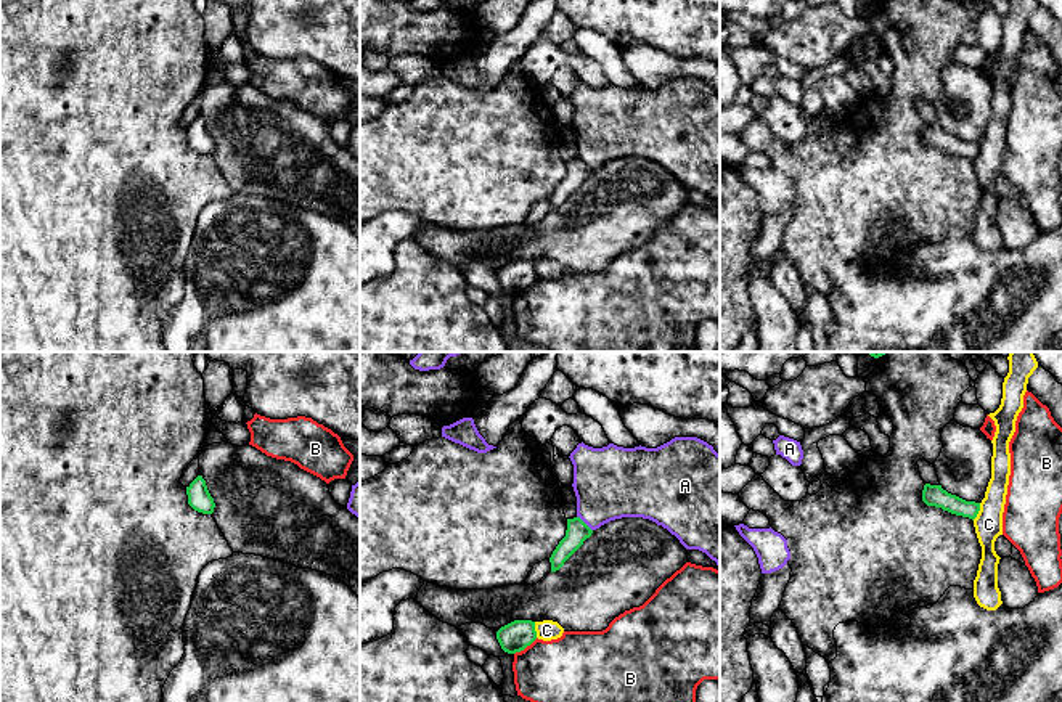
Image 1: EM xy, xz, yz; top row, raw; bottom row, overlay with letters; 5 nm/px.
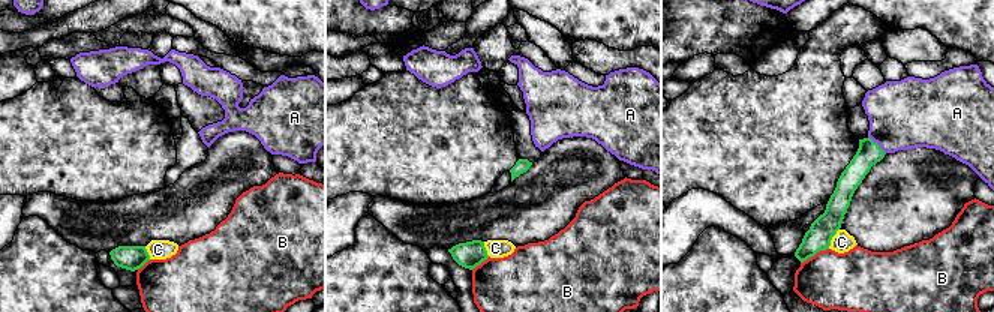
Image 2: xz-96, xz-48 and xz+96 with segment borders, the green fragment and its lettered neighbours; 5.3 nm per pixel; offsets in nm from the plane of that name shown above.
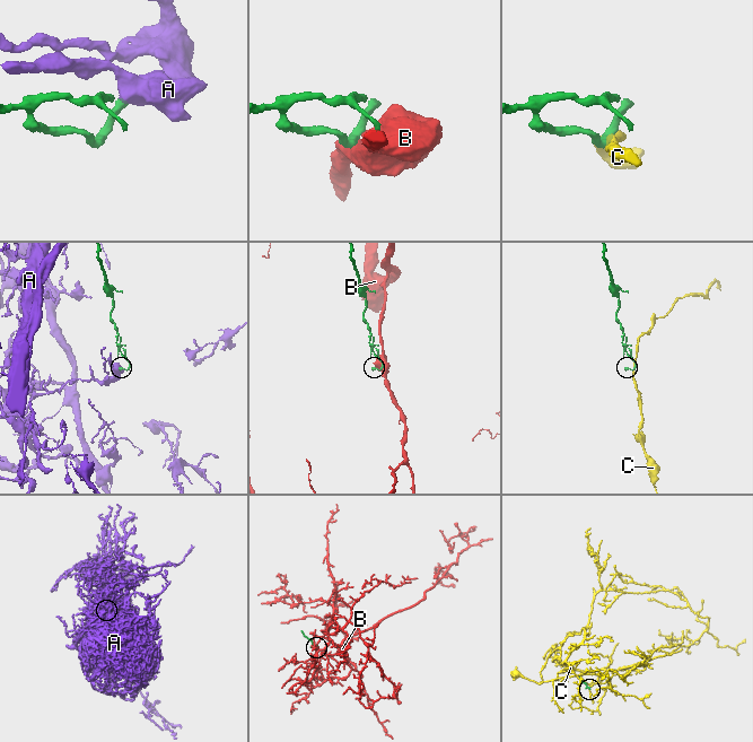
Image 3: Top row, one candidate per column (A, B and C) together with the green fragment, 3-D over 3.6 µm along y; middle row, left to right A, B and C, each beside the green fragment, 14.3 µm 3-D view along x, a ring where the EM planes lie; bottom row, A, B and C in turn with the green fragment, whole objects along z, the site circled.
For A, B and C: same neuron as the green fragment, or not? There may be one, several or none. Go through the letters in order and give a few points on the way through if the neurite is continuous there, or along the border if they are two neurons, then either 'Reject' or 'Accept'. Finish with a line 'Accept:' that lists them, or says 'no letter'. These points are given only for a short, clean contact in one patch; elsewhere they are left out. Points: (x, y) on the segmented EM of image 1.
A: Boundary: xz (577, 516), (592, 530). Reject
B: Boundary: xz (537, 638), (514, 654). Reject
C: Boundary: yz (980, 503), (980, 510), (972, 519). Reject
Accept: no letter

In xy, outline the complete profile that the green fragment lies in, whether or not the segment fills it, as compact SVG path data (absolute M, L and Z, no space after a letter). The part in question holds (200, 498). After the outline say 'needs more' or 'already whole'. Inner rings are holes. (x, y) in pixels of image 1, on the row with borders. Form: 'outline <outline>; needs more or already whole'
outline M198 475L188 487L186 487L186 495L188 495L188 504L202 514L212 514L215 503L214 498L210 496L206 480L202 475Z; already whole

